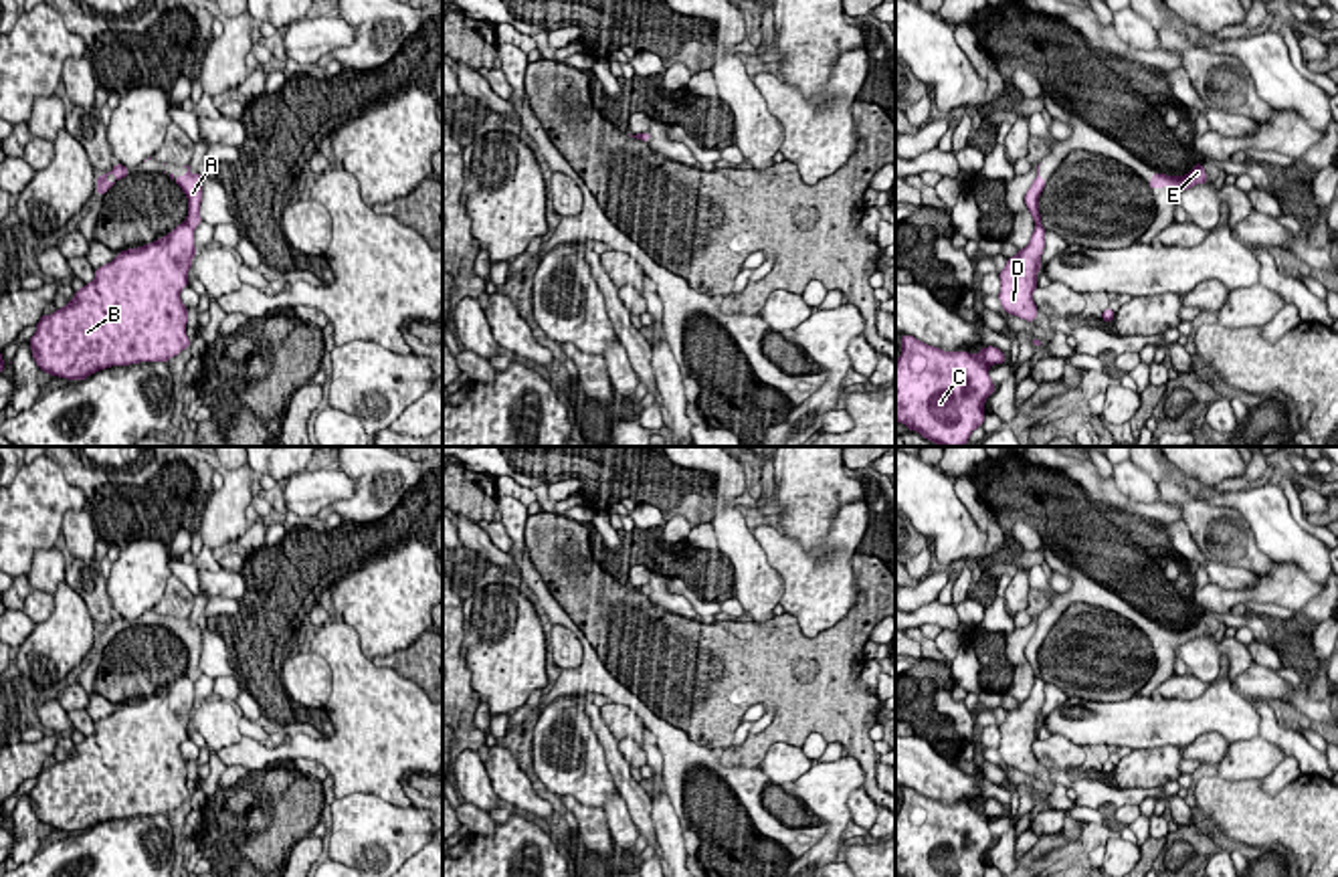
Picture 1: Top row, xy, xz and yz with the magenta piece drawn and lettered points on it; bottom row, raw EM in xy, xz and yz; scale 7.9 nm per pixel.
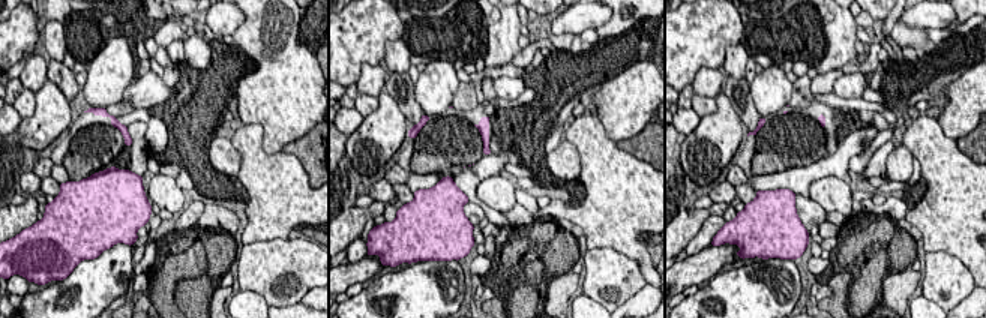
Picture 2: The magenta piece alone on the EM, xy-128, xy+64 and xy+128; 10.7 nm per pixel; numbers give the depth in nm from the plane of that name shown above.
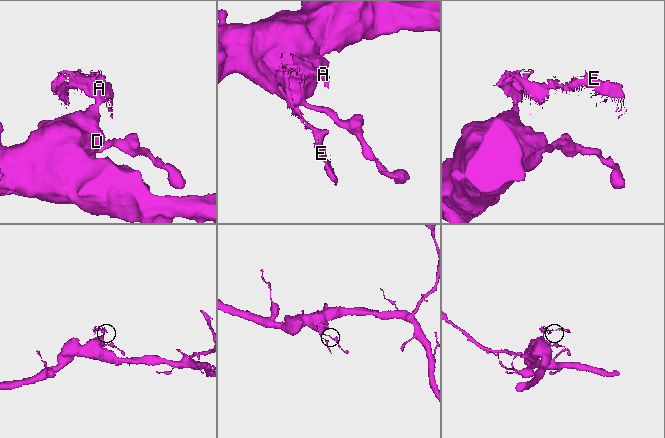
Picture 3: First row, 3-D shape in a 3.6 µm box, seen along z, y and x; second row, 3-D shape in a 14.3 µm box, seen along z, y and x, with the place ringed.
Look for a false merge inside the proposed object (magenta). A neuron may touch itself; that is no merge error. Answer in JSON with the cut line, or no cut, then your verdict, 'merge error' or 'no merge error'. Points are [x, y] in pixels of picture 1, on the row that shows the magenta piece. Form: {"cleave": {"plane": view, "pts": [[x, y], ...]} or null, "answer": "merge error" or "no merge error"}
{"cleave": {"plane": "xy", "pts": [[184, 223], [193, 229]]}, "answer": "merge error"}

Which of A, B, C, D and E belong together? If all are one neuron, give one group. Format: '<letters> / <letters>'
A E / B C D

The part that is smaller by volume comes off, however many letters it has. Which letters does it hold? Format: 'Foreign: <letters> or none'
Foreign: A, E

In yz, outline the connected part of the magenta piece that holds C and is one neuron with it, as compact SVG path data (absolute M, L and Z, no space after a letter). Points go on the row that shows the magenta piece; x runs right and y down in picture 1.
M901 335L895 362L895 420L940 447L964 447L984 422L984 402L994 392L992 364L1007 356L998 348L978 354L942 352L914 335Z

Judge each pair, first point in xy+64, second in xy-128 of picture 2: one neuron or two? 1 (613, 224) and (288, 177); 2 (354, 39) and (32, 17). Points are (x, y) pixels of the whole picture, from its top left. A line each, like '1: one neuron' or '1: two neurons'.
1: one neuron
2: one neuron

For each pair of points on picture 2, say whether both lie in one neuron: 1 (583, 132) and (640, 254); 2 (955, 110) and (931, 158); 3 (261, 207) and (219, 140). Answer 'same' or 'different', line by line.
1: same
2: different
3: different

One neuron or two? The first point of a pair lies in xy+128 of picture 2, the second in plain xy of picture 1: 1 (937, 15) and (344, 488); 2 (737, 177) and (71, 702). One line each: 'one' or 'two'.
1: one
2: one

